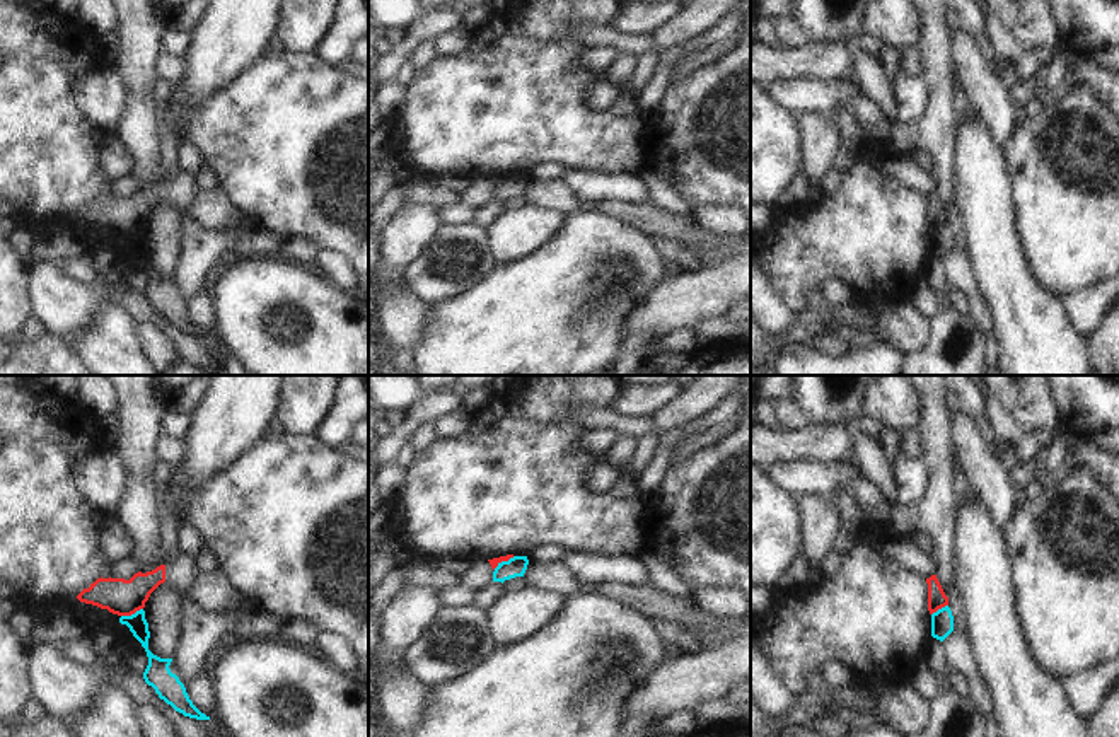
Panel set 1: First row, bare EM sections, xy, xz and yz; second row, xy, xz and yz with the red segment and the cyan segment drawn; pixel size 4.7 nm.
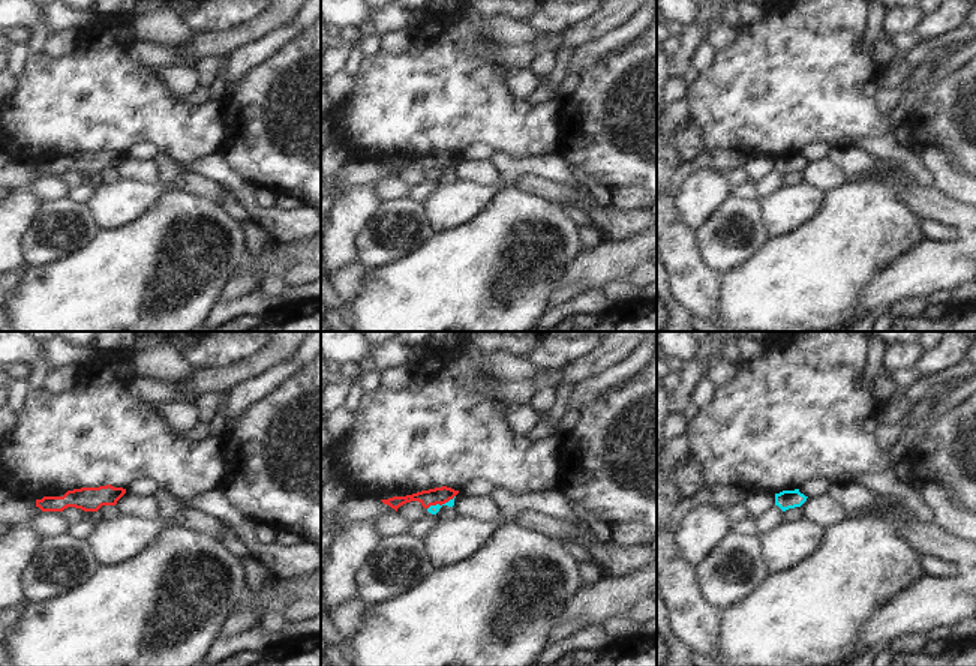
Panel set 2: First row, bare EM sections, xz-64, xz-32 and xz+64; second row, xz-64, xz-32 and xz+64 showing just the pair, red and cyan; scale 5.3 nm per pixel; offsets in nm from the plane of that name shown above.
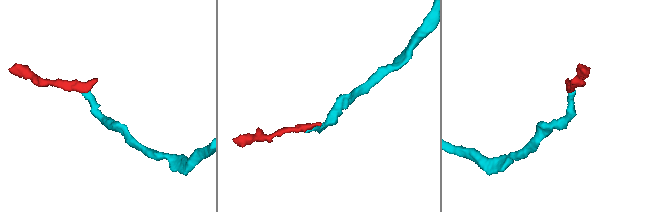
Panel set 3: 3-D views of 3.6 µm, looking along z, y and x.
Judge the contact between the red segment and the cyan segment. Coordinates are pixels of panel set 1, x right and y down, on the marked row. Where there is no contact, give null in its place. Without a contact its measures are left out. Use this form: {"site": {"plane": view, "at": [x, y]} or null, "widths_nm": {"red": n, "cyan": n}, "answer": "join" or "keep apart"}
{"site": {"plane": "xy", "at": [132, 613]}, "widths_nm": {"red": 170, "cyan": 90}, "answer": "keep apart"}

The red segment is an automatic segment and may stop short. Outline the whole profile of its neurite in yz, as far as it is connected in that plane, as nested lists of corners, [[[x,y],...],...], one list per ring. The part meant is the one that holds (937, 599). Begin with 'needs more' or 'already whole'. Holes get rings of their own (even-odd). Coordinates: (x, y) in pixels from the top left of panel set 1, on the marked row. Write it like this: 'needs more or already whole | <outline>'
already whole | [[[936,575],[926,578],[926,583],[928,583],[928,611],[930,614],[933,614],[938,609],[948,606],[948,597],[945,595]]]

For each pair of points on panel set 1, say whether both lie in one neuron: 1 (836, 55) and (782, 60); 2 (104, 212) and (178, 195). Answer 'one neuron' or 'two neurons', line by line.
1: one neuron
2: one neuron

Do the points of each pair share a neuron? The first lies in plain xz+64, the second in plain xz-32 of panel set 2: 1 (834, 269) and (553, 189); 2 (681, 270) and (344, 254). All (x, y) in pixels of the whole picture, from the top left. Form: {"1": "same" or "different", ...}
{"1": "different", "2": "different"}

